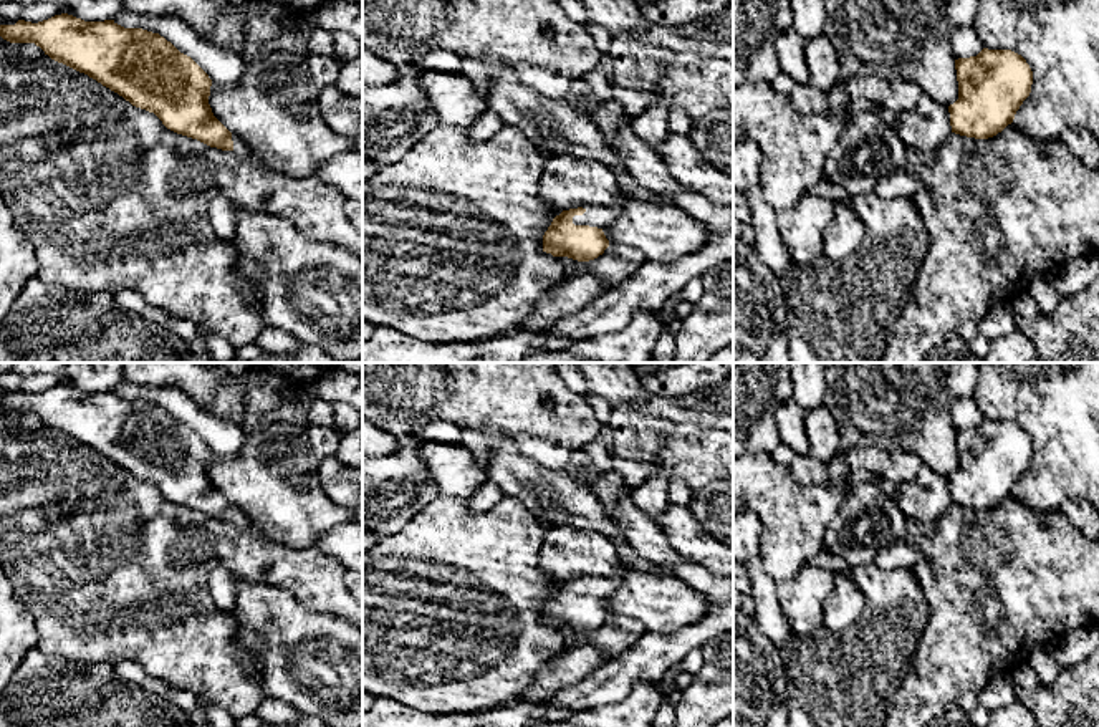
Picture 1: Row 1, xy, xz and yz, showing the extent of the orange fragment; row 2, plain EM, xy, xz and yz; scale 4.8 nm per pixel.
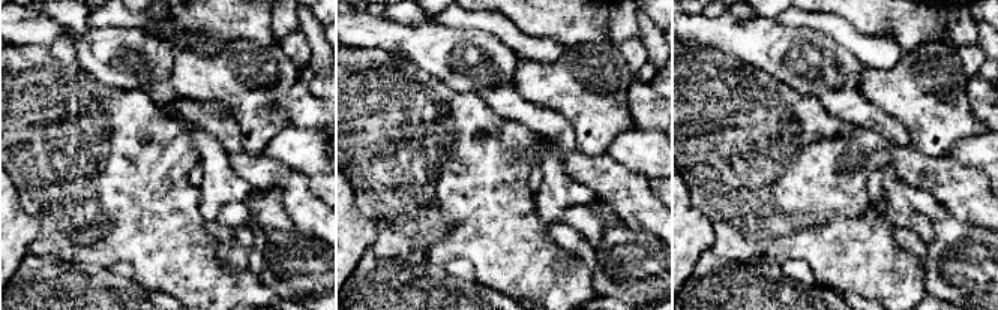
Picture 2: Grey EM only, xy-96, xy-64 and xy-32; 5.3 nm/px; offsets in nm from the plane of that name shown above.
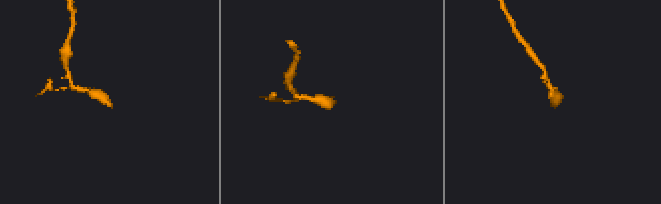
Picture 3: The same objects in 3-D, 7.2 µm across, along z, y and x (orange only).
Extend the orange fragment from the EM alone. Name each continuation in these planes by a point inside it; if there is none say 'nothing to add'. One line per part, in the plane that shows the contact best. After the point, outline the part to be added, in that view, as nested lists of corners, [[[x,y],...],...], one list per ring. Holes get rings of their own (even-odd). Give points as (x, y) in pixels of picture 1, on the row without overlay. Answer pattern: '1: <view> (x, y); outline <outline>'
1: xz (596, 587); outline [[[619,555],[617,571],[612,576],[609,576],[609,578],[584,576],[583,580],[586,583],[583,586],[574,586],[573,595],[597,598],[597,599],[604,601],[621,586],[621,581],[624,580],[624,576],[627,575],[629,570],[631,570],[631,566]]]

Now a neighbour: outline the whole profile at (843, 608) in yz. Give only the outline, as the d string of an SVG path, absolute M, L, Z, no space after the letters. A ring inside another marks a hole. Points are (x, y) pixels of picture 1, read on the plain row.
M844 571L834 573L833 583L834 588L824 603L824 629L839 633L861 618L866 598Z

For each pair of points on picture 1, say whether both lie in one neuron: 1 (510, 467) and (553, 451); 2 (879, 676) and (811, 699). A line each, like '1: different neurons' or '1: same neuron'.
1: different neurons
2: same neuron

